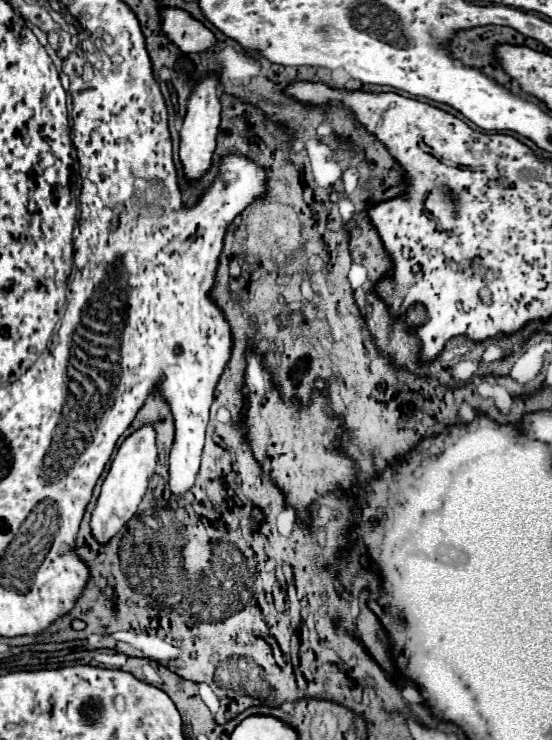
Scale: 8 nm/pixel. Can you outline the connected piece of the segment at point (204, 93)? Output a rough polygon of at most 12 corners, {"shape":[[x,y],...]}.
{"shape":[[204,76],[180,130],[186,180],[212,166],[220,124],[218,76]]}

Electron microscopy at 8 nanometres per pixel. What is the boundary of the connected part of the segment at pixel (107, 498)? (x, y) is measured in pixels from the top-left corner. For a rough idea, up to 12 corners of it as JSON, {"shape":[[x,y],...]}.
{"shape":[[156,432],[124,438],[92,512],[106,544],[134,516],[156,468]]}

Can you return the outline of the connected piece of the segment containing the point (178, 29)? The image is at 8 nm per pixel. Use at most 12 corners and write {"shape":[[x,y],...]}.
{"shape":[[160,6],[164,34],[182,50],[214,46],[216,36],[182,8]]}

